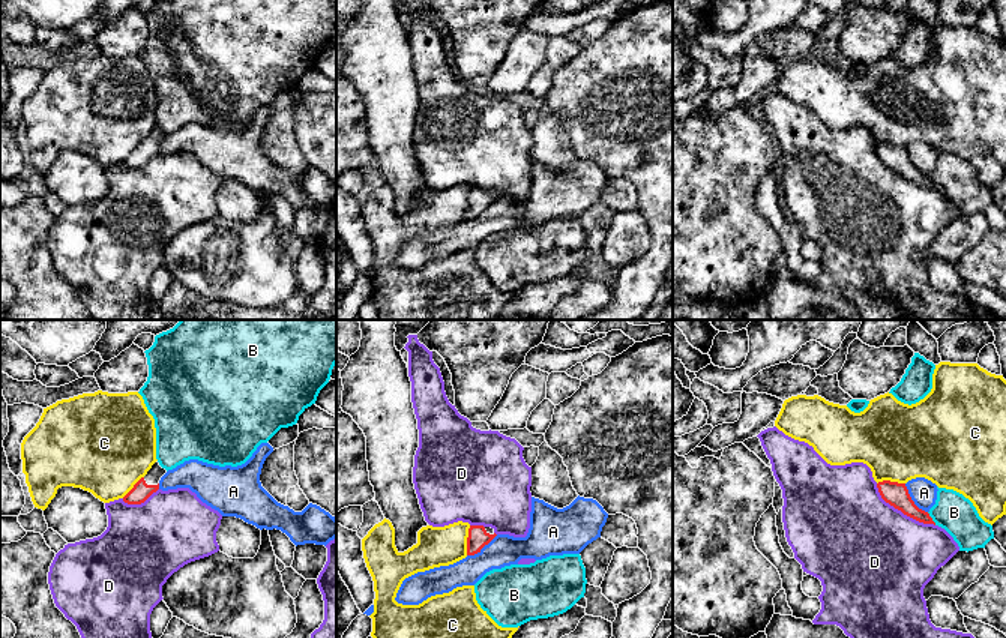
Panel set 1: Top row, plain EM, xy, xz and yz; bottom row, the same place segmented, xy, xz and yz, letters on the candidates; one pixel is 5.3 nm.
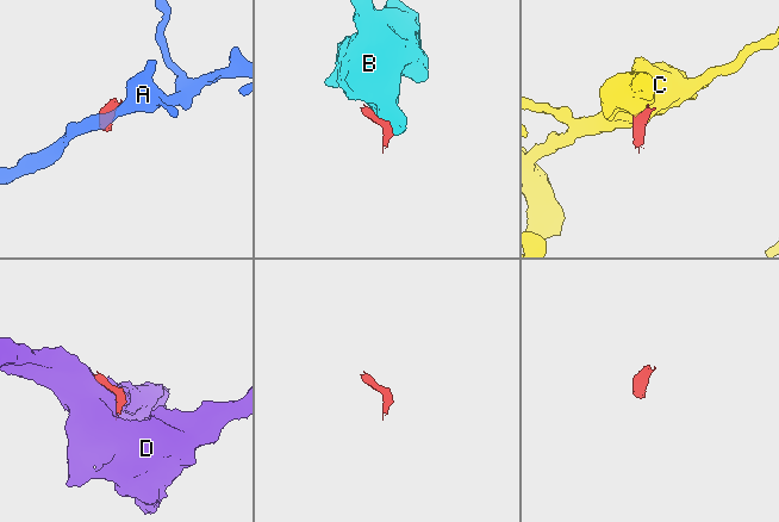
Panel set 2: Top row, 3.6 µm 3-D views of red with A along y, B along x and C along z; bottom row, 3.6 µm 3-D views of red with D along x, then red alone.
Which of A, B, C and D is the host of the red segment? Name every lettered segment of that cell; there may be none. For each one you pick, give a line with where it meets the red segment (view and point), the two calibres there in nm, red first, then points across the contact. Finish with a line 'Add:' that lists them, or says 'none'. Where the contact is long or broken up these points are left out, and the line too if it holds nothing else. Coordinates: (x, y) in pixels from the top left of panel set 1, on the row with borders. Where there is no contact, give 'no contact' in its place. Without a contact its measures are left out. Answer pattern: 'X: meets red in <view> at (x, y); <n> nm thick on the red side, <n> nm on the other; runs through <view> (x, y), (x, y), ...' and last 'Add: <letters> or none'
Add: none

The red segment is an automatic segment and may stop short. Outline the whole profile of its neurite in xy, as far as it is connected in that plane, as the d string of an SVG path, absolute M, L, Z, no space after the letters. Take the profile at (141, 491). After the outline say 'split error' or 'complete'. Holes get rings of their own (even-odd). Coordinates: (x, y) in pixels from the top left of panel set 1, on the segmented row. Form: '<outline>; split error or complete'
M156 461L144 477L141 477L134 488L123 497L123 501L128 504L141 504L153 492L159 489L159 480L167 473L165 468Z; split error

